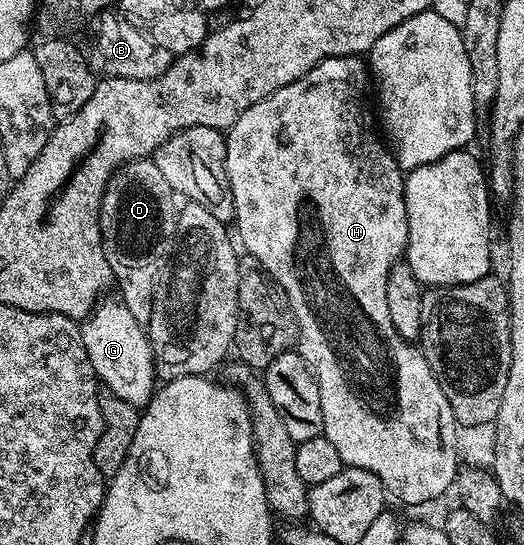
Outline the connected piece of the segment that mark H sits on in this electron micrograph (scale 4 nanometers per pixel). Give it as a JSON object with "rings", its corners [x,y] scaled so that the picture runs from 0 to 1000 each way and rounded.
{"rings":[[[691,105],[622,106],[618,114],[609,114],[595,128],[582,132],[582,139],[559,147],[559,154],[544,154],[506,183],[468,198],[468,206],[460,206],[431,240],[429,308],[445,352],[445,415],[447,420],[456,420],[454,442],[460,451],[464,442],[462,457],[481,466],[517,505],[519,514],[536,527],[563,582],[571,604],[569,646],[592,672],[613,719],[615,802],[624,804],[628,815],[635,815],[635,822],[643,822],[656,857],[672,855],[697,866],[712,866],[712,873],[727,881],[733,901],[744,912],[748,906],[758,919],[771,921],[777,928],[800,928],[805,921],[823,921],[828,914],[842,912],[853,897],[859,901],[870,890],[870,872],[880,861],[880,839],[868,800],[872,776],[865,763],[865,749],[857,749],[857,734],[849,734],[849,719],[842,719],[842,705],[819,675],[805,640],[798,633],[775,628],[750,602],[750,587],[742,587],[742,558],[735,552],[735,514],[746,490],[771,472],[777,455],[777,391],[769,358],[773,319],[761,310],[752,281],[735,266],[725,240],[714,239],[719,217],[718,211],[716,217],[708,211],[708,194],[700,189],[700,143],[704,150],[704,121]]]}

